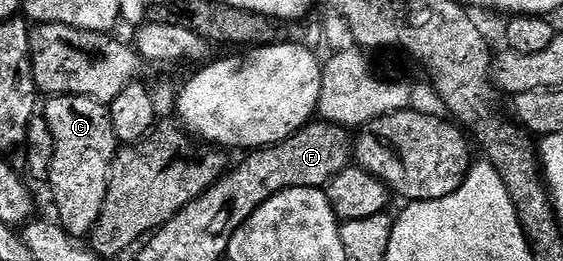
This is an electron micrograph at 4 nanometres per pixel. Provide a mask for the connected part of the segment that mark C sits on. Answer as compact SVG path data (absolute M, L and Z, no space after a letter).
M59 95L49 97L43 105L43 116L55 139L53 158L49 164L47 182L53 192L56 220L61 228L76 239L90 236L103 211L109 190L109 172L113 158L119 152L119 142L108 108L90 97Z

